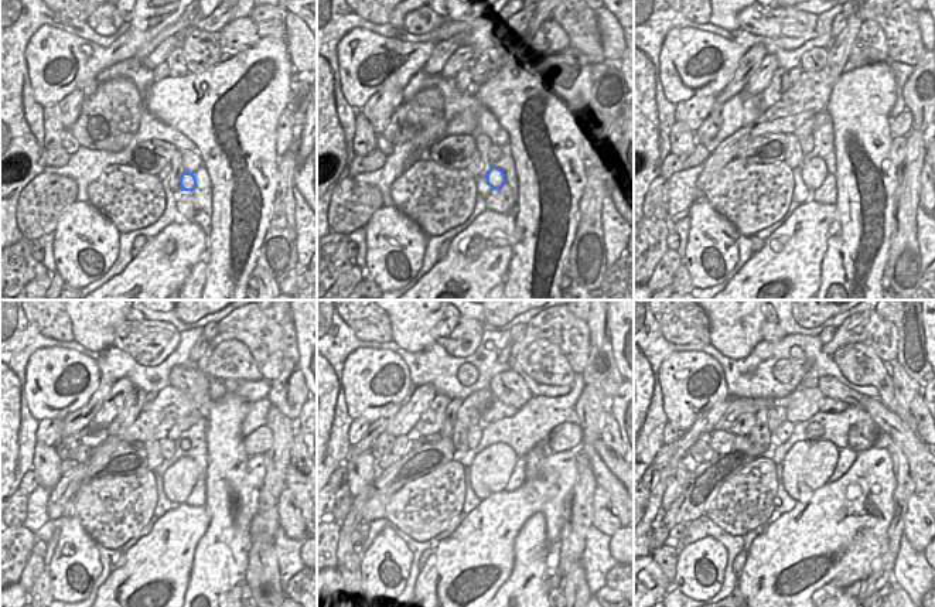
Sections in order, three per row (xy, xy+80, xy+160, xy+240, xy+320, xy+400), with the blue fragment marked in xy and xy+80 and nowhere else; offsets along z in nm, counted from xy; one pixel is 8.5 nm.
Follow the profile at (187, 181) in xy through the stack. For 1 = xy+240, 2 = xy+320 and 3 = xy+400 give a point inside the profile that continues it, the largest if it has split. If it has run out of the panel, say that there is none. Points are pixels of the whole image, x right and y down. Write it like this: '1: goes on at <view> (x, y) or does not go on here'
1: goes on at xy+240 (178, 480)
2: goes on at xy+320 (491, 469)
3: goes on at xy+400 (808, 464)

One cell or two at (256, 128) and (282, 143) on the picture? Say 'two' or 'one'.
two

